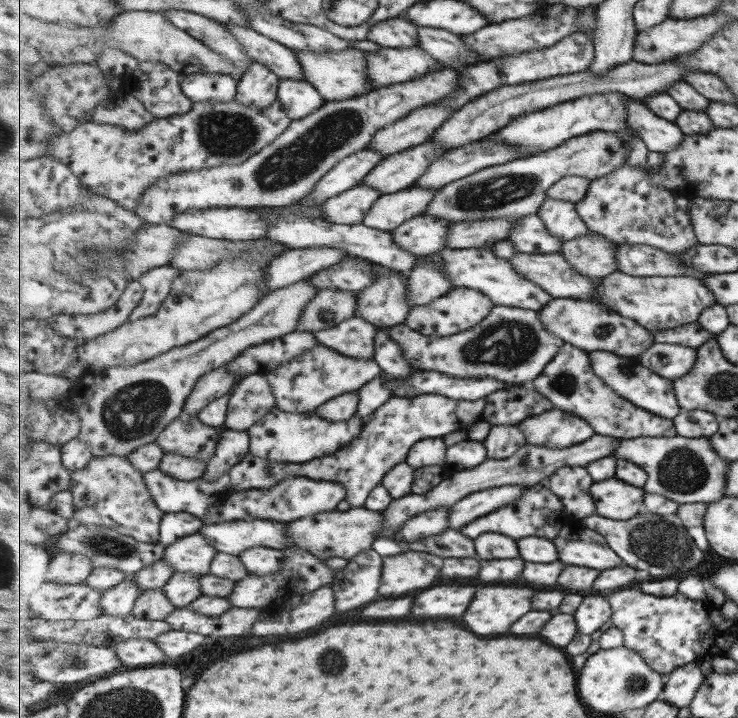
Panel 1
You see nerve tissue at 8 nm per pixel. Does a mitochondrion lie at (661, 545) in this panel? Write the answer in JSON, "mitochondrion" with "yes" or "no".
{"mitochondrion":"yes"}

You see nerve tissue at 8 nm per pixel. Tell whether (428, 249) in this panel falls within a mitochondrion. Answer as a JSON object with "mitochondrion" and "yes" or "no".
{"mitochondrion":"no"}

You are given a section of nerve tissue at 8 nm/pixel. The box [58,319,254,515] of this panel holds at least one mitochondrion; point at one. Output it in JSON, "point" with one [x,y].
{"point":[132,411]}

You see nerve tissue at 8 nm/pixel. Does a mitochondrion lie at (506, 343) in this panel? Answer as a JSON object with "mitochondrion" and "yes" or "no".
{"mitochondrion":"yes"}

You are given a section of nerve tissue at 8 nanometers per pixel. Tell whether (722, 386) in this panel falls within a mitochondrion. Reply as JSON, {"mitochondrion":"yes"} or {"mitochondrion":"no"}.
{"mitochondrion":"yes"}

